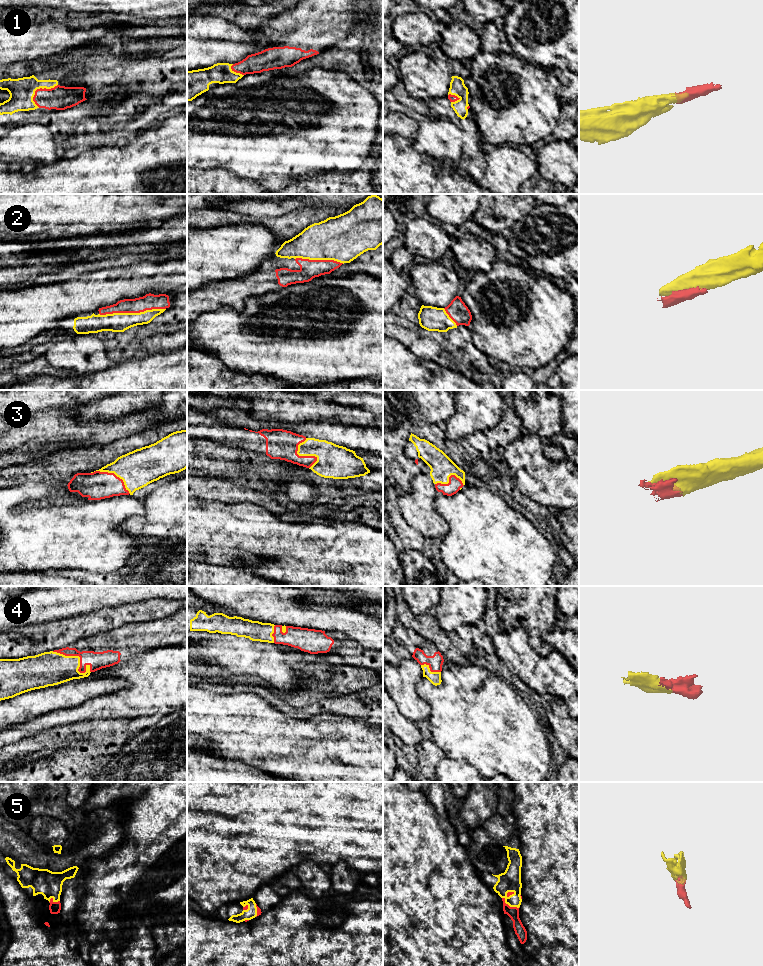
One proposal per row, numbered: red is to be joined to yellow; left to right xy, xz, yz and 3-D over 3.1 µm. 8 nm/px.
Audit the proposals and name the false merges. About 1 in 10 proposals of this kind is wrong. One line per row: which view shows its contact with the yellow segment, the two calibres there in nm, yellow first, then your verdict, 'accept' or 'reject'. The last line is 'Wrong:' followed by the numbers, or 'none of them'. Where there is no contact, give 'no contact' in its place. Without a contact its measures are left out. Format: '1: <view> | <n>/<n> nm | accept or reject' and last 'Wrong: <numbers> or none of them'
1: xy | 200/190 nm | accept
2: xy | 160/130 nm | accept
3: xz | 280/240 nm | accept
4: xy | 280/140 nm | accept
5: yz | 180/100 nm | accept
Wrong: none of them

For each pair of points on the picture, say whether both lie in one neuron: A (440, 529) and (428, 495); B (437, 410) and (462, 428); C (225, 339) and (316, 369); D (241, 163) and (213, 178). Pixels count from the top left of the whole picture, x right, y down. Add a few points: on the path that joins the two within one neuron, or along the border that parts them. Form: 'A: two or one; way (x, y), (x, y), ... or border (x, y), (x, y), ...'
A: one; way (432, 521), (428, 517), (428, 503)
B: two; border (455, 400), (455, 412), (445, 422)
C: one; way (248, 344), (274, 346), (293, 351)
D: two; border (211, 168), (222, 168), (238, 177), (248, 179)

